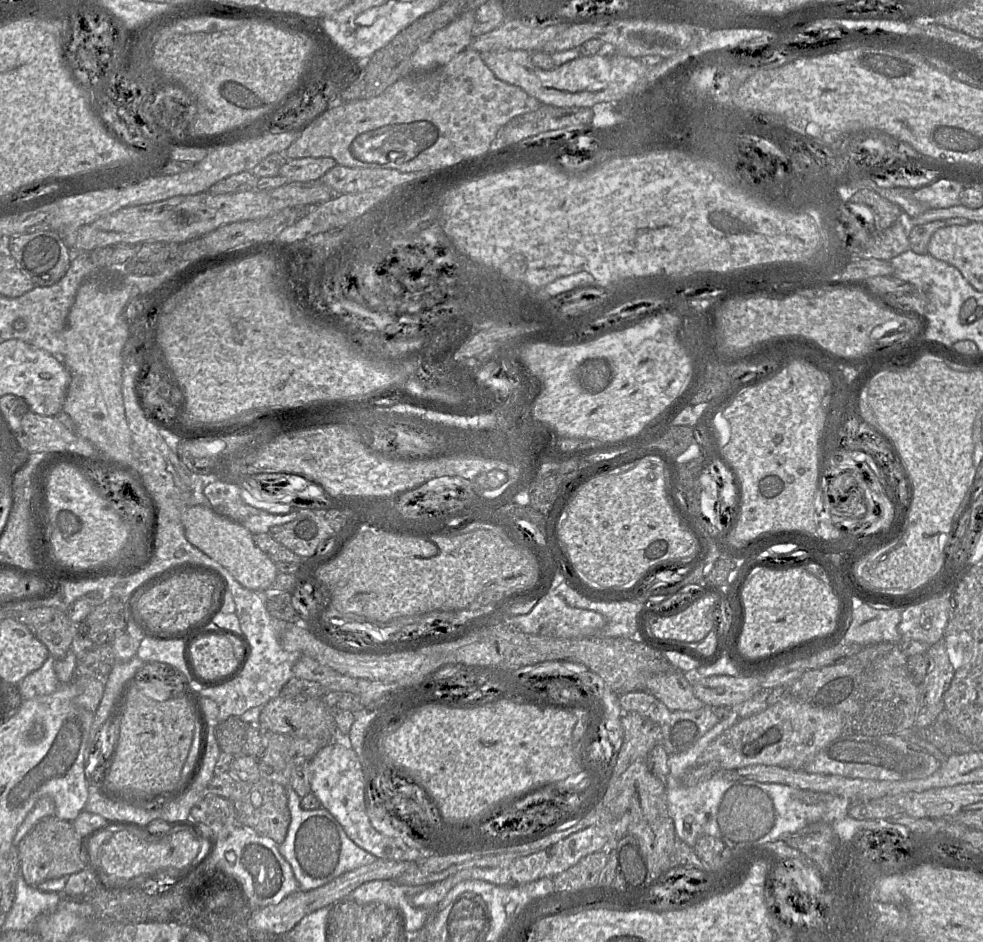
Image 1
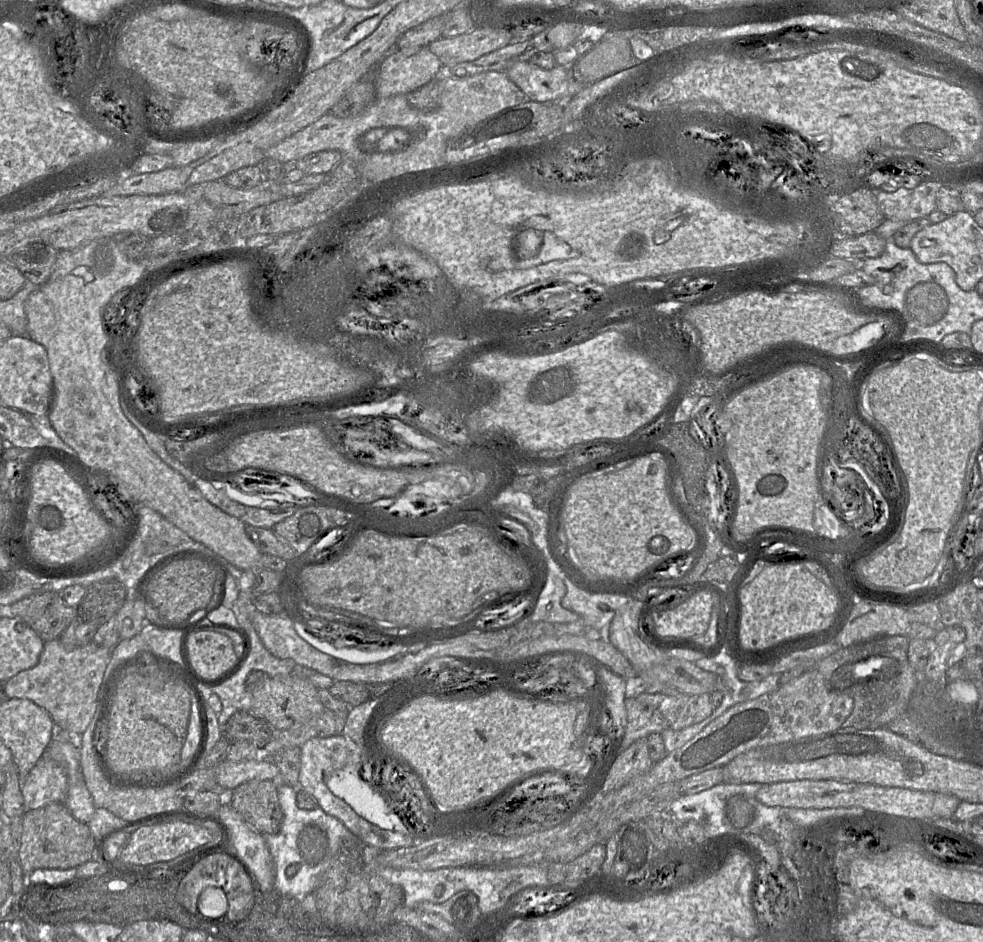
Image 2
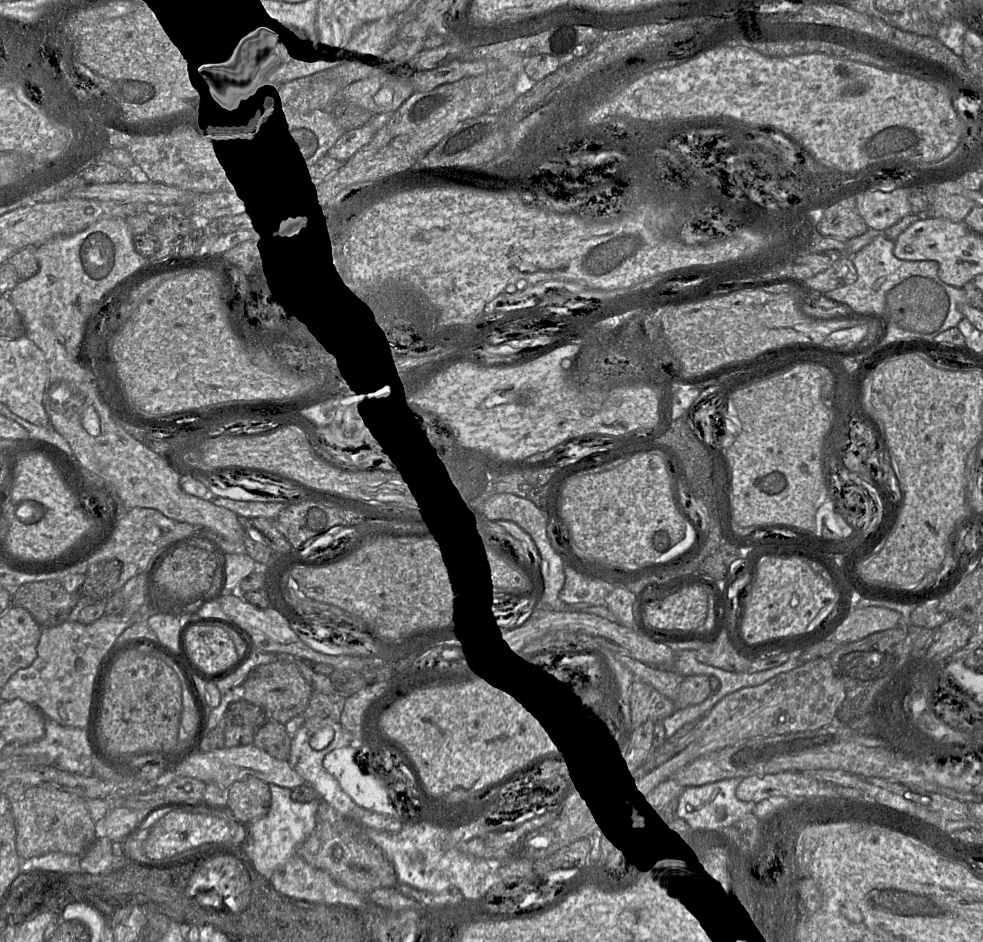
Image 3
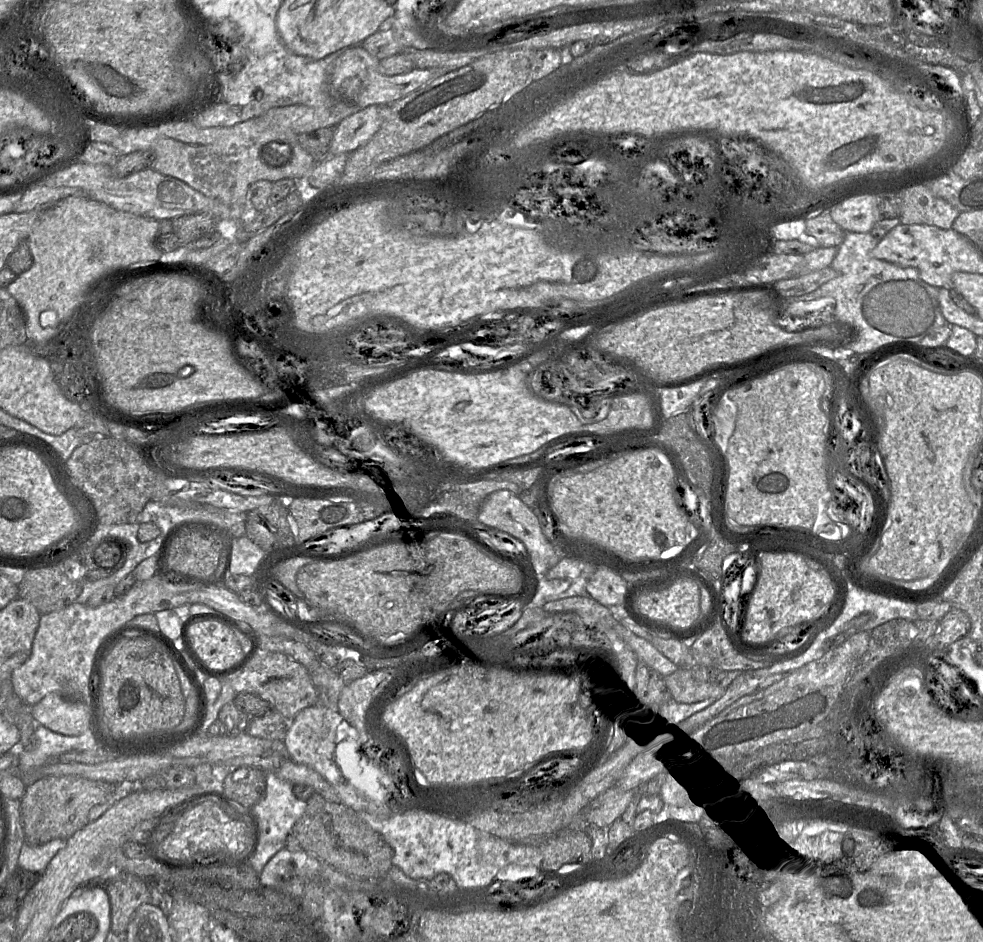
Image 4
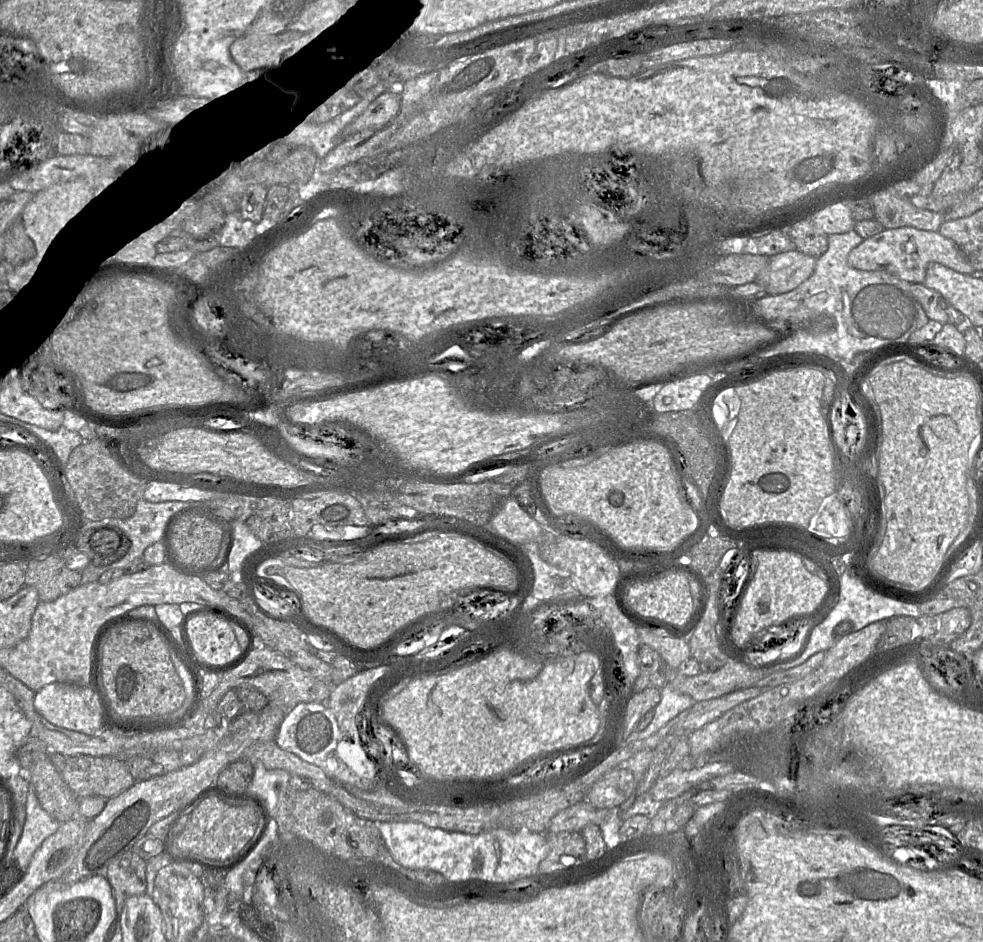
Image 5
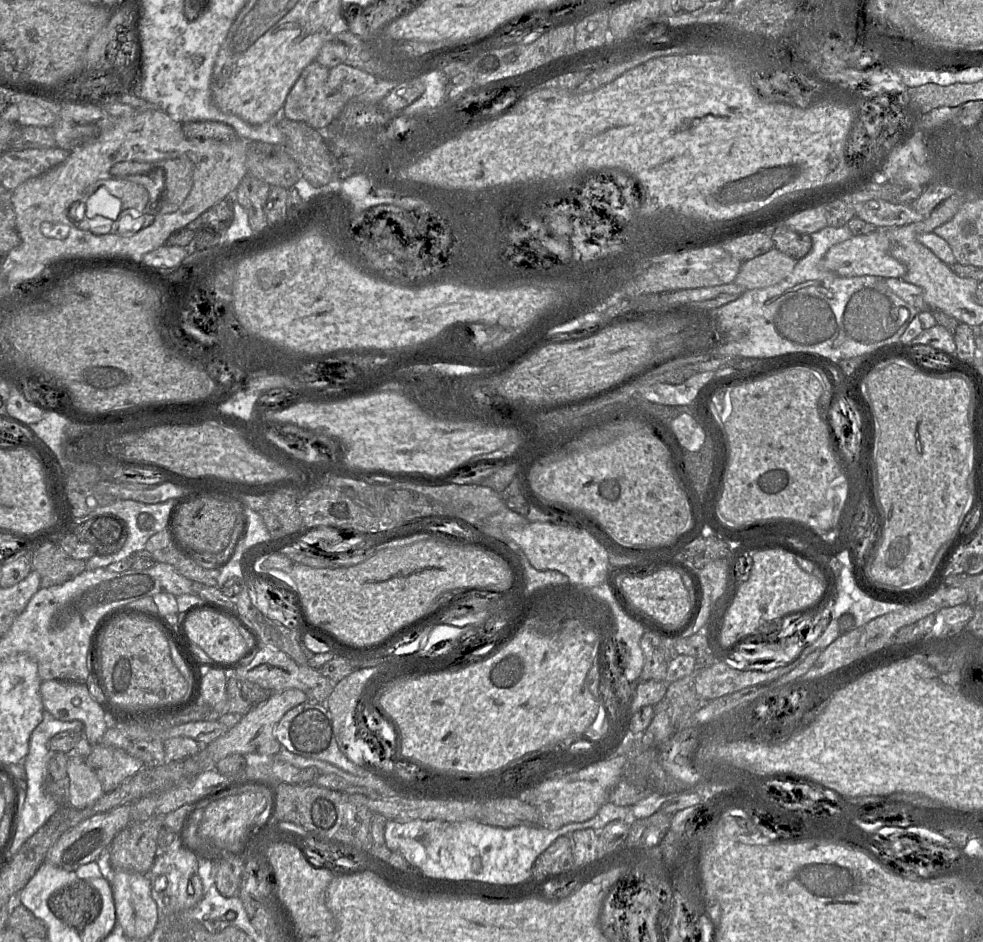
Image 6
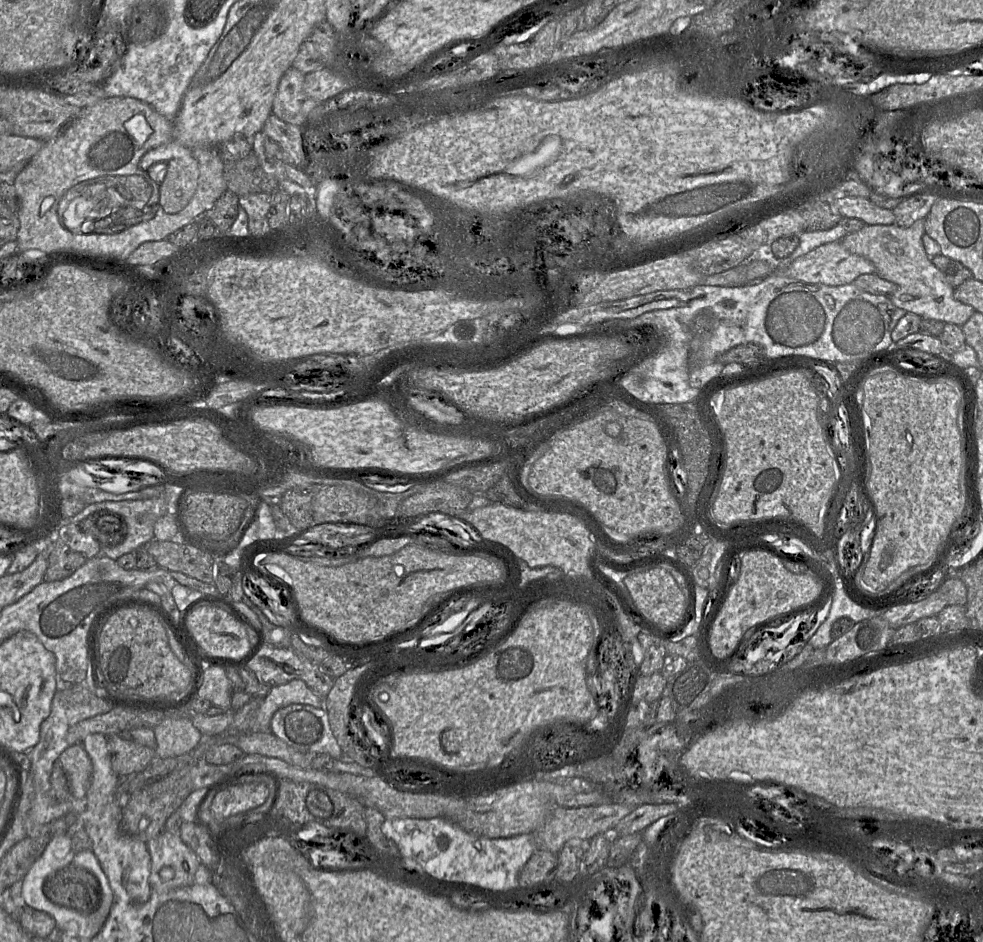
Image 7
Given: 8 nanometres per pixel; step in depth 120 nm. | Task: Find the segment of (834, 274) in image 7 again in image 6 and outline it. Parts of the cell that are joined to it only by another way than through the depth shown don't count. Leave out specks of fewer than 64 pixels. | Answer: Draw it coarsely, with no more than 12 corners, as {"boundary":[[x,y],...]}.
{"boundary":[[885,230],[832,246],[821,269],[841,277],[902,278]]}

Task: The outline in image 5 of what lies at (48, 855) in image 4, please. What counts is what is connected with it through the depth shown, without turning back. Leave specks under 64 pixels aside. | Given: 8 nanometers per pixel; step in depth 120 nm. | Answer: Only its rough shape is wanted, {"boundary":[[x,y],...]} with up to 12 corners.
{"boundary":[[28,782],[26,820],[14,864],[26,871],[33,855],[60,823],[40,804]]}

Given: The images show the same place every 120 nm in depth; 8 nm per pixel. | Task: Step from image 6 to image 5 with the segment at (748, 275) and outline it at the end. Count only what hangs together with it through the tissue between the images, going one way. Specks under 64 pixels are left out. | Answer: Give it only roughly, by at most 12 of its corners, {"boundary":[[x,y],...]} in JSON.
{"boundary":[[792,250],[769,258],[755,281],[767,294],[798,287],[817,258]]}

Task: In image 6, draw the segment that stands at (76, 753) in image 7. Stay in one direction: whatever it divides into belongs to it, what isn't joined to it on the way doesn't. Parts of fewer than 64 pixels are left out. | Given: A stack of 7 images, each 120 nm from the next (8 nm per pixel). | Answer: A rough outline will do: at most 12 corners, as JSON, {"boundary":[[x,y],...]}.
{"boundary":[[69,754],[68,805],[87,808],[104,794],[85,756]]}

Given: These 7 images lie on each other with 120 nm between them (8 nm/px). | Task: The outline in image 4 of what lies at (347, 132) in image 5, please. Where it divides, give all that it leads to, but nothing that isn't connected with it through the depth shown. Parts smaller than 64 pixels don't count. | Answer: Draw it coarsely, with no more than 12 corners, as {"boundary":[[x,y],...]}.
{"boundary":[[370,105],[334,127],[329,153],[367,143],[389,105]]}

